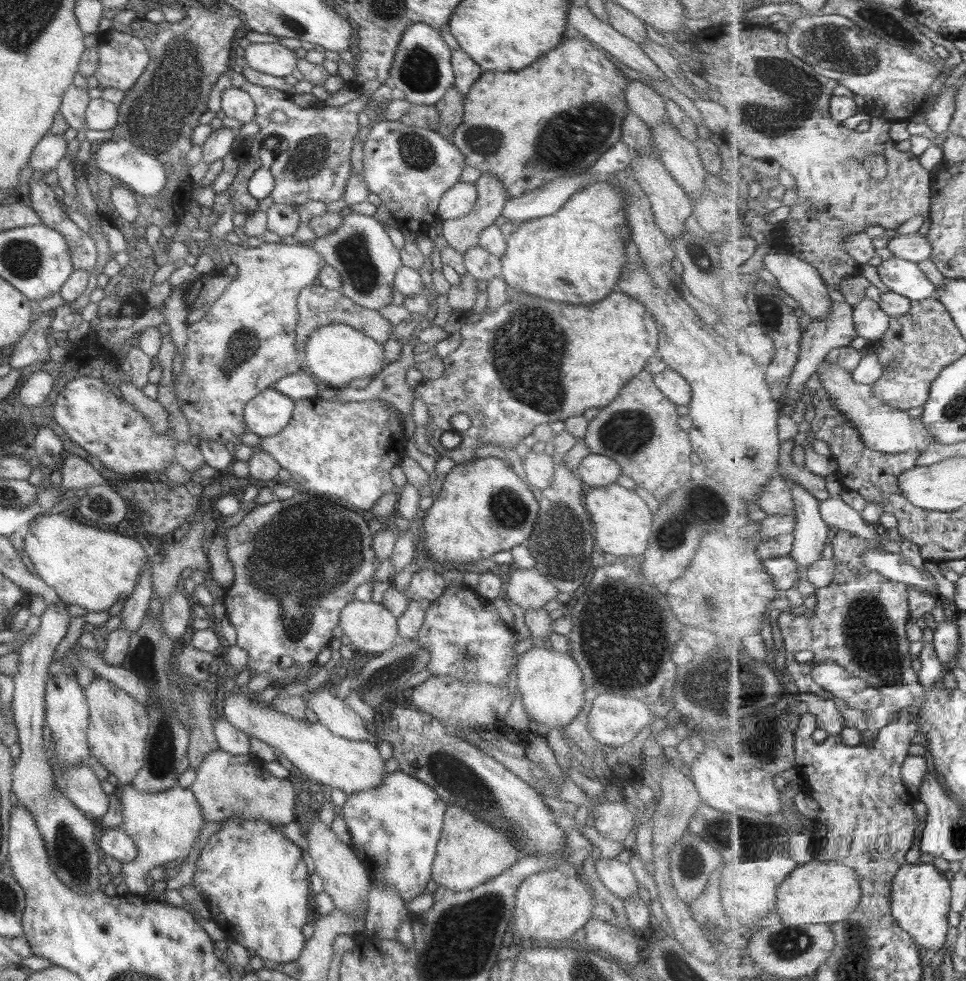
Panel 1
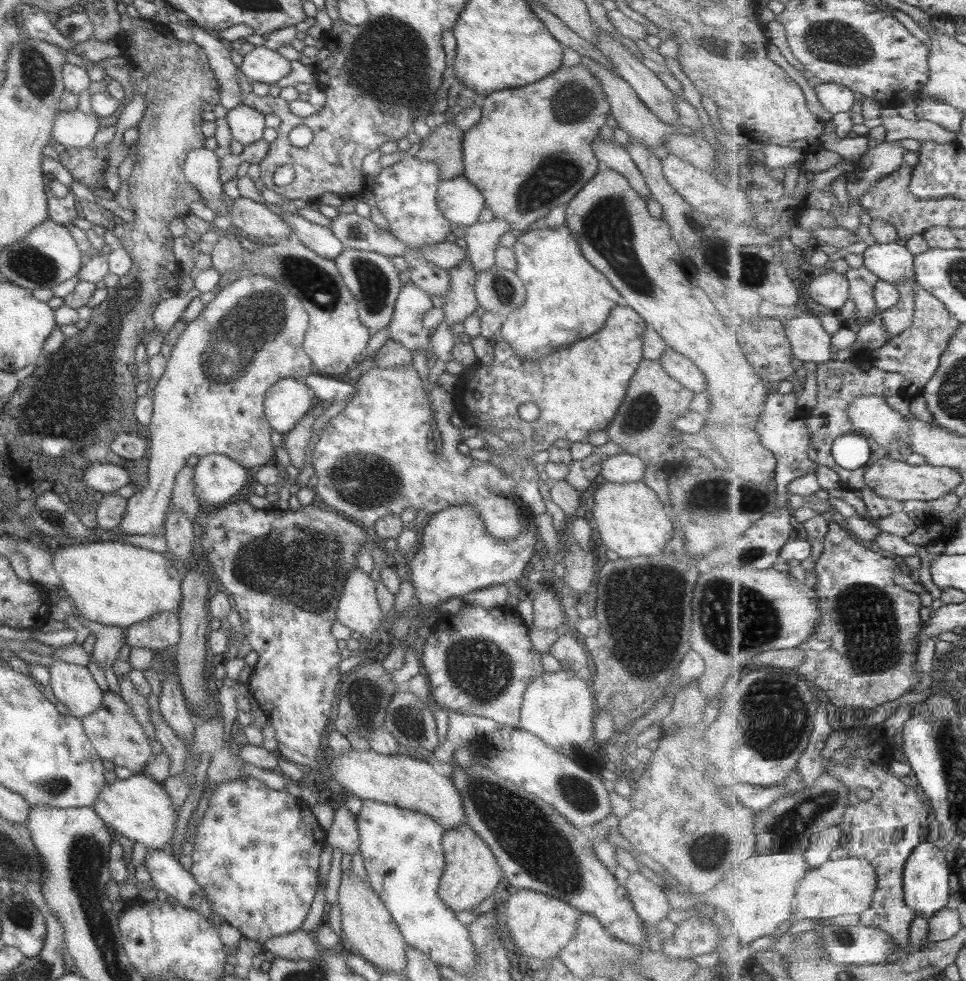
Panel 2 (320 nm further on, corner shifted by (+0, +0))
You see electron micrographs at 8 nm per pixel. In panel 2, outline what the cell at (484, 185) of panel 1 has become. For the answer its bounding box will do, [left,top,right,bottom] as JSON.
[440,259,478,328]

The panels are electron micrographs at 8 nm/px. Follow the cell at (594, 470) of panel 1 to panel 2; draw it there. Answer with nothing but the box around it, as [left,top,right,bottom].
[600,452,646,483]

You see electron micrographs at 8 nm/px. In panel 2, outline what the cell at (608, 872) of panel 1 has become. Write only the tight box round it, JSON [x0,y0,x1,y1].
[623,870,670,926]

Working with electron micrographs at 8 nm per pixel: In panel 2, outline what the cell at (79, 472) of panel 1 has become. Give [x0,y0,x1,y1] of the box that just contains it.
[83,464,130,493]

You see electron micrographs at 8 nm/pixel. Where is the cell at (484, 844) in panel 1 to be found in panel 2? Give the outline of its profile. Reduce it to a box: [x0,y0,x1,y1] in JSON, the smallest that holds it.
[437,824,502,913]

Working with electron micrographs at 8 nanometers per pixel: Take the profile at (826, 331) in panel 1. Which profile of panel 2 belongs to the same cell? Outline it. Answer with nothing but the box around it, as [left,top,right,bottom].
[808,268,850,313]

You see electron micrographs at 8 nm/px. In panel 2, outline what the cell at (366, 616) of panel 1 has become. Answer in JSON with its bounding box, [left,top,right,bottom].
[334,568,382,637]

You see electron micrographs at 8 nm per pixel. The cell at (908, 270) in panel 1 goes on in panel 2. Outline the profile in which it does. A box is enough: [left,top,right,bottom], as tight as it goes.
[863,242,916,286]

